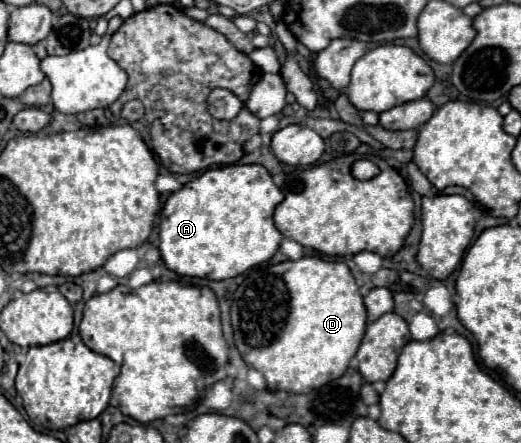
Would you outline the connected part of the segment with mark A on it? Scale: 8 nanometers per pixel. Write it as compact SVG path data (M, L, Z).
M259 164L209 168L173 192L159 214L159 252L165 266L181 276L221 281L267 262L283 236L273 224L273 210L283 192Z

